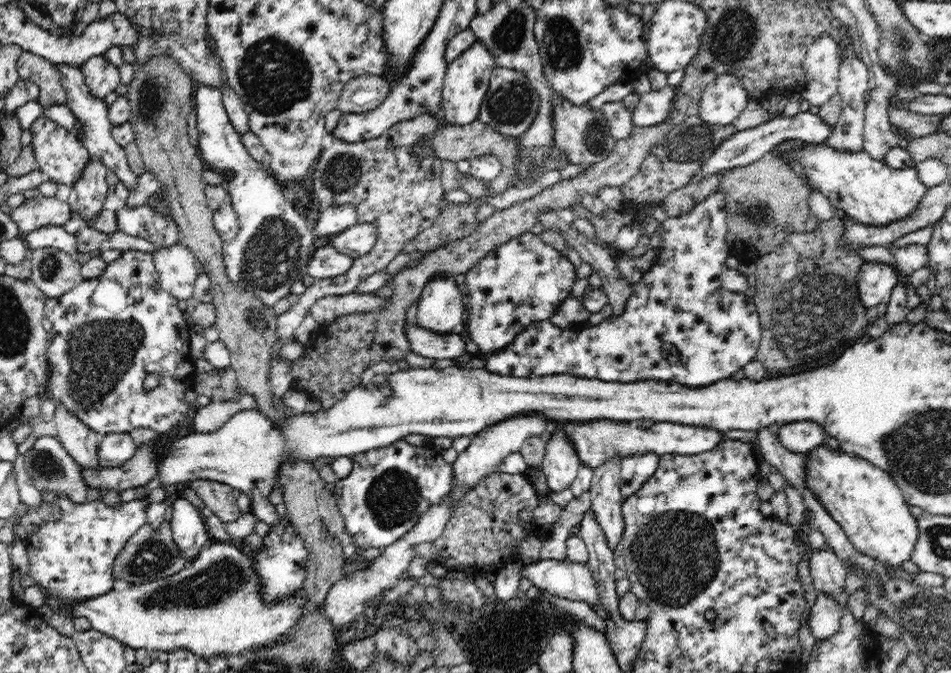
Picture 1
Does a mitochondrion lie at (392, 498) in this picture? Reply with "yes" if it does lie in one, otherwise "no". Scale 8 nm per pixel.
yes

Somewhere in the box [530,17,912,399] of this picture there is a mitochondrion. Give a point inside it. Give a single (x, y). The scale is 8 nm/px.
(812, 316)

